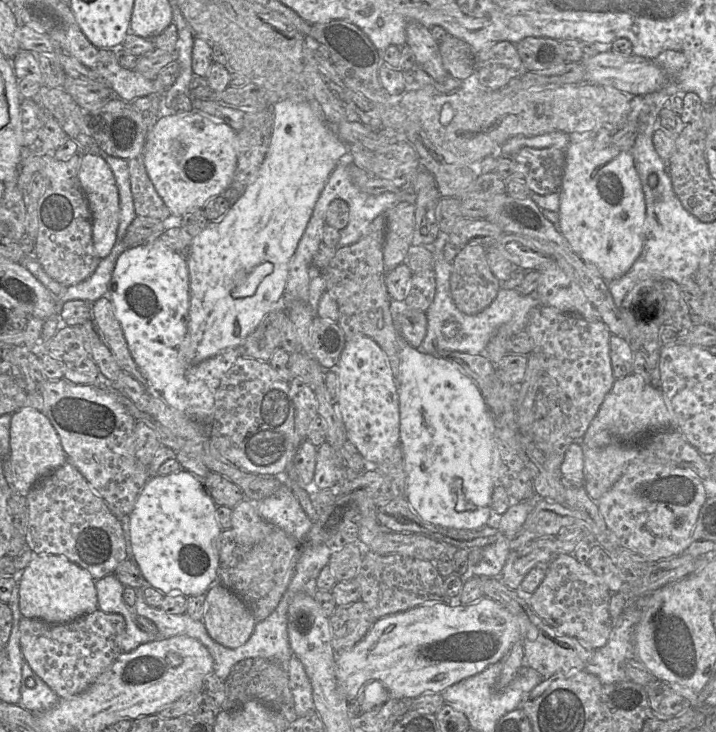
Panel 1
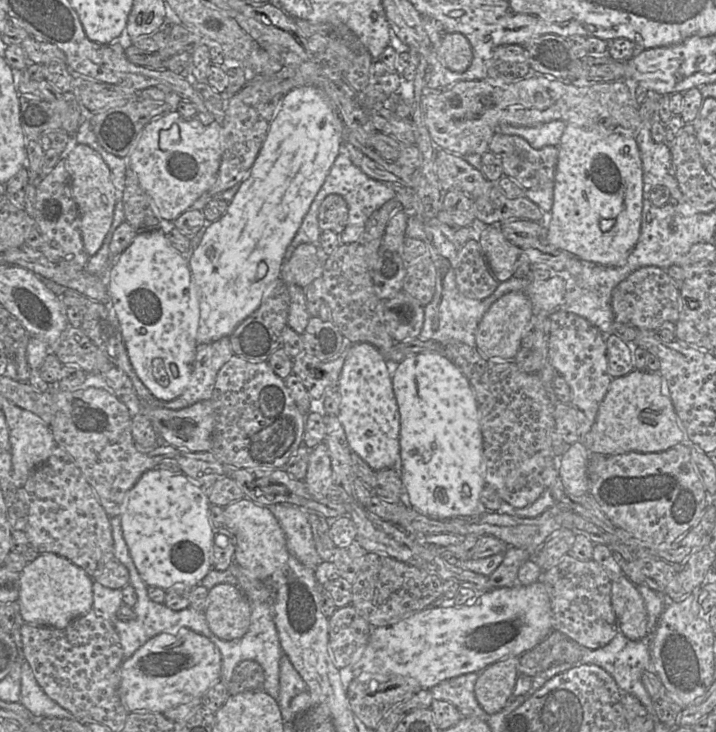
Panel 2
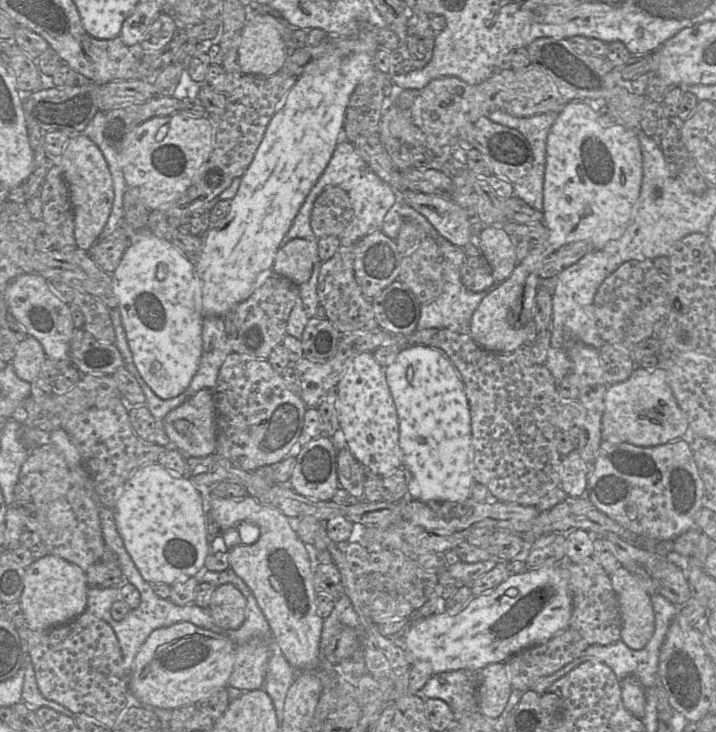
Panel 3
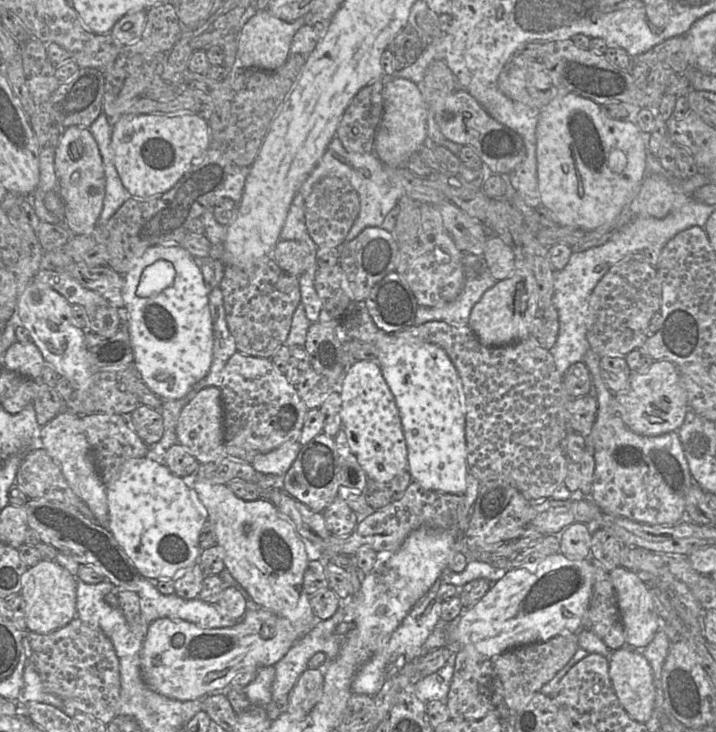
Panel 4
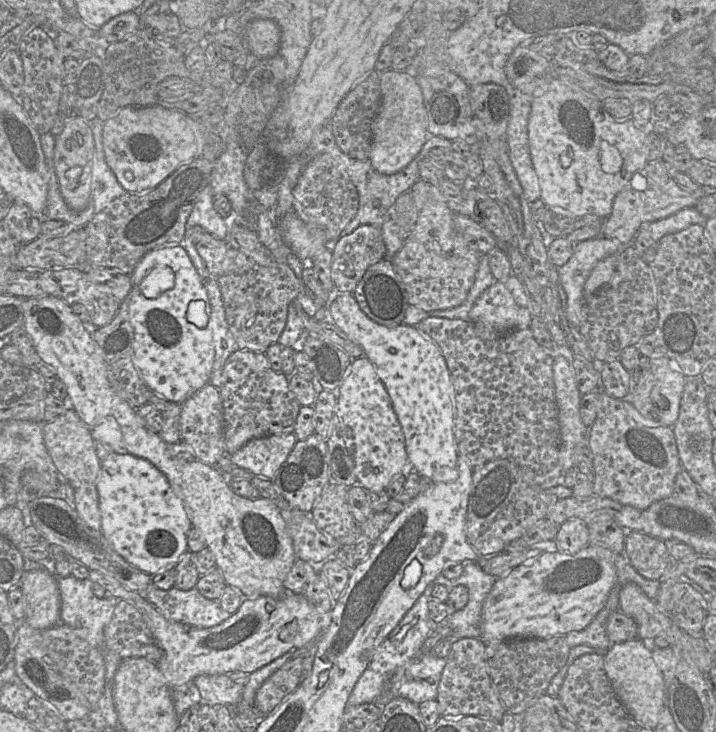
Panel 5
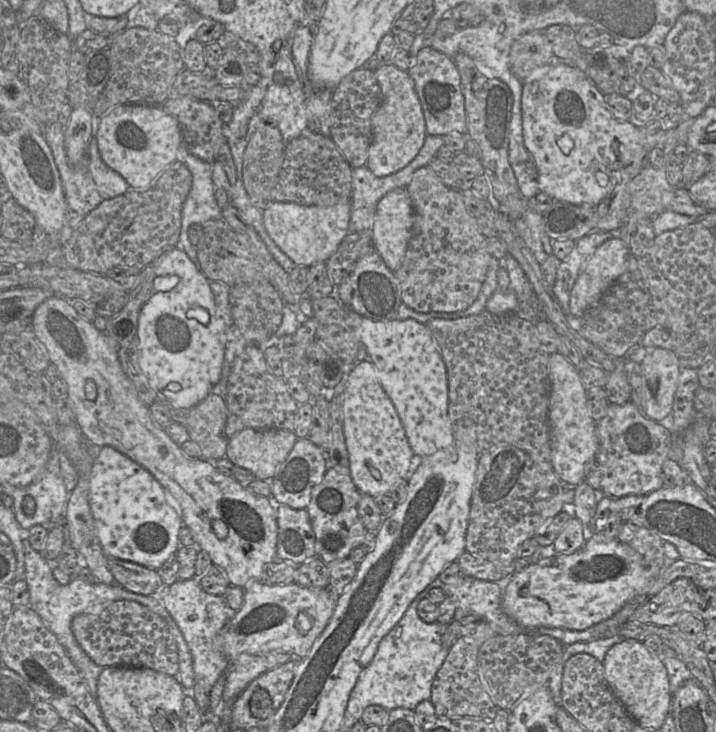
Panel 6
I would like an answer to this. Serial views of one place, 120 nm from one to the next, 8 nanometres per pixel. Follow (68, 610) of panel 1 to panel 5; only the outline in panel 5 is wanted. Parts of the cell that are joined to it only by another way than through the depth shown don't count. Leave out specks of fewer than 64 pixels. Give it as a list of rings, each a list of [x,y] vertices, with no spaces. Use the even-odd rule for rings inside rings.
[[[43,567],[24,571],[20,588],[25,597],[25,621],[46,630],[60,623],[61,599],[55,577]]]

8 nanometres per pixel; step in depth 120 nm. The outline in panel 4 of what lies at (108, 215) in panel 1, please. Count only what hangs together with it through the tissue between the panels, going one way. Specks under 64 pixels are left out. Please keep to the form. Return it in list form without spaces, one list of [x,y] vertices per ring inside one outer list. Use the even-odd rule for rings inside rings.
[[[66,127],[55,147],[54,169],[58,181],[58,193],[64,204],[63,224],[71,235],[91,232],[103,208],[105,173],[98,144],[89,128]]]

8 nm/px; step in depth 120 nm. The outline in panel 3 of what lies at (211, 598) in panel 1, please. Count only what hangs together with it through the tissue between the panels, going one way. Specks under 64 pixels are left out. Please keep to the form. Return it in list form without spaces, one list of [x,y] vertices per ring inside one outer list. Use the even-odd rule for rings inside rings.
[[[225,583],[216,587],[209,604],[209,611],[217,626],[234,630],[245,620],[245,606],[245,598],[237,587]]]

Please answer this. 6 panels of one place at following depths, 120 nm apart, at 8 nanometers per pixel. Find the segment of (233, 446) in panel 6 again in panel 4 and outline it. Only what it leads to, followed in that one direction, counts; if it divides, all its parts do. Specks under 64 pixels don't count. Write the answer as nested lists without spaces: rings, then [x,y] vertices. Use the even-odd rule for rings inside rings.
[[[298,441],[286,442],[268,453],[256,456],[251,465],[257,472],[283,476],[295,460],[301,446]]]

